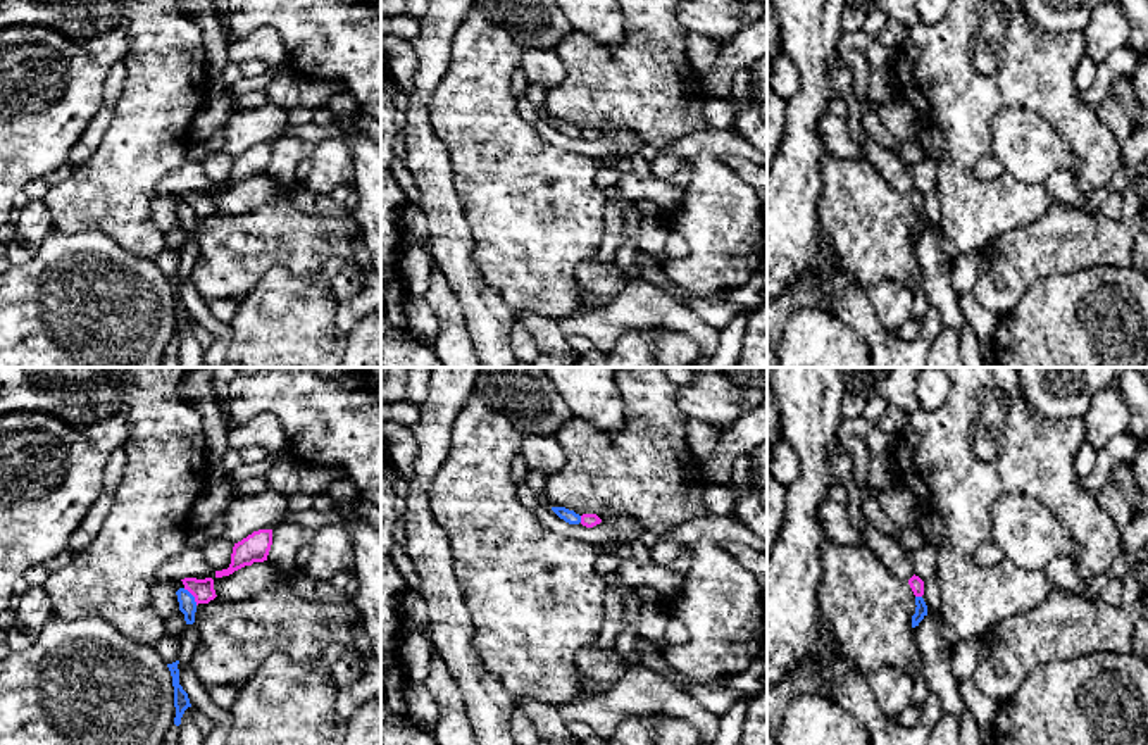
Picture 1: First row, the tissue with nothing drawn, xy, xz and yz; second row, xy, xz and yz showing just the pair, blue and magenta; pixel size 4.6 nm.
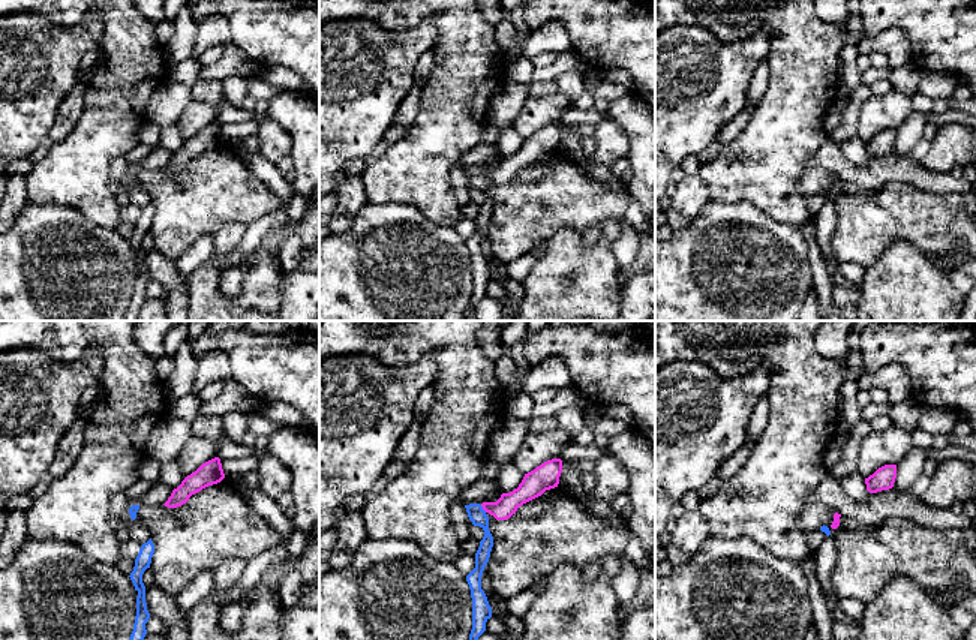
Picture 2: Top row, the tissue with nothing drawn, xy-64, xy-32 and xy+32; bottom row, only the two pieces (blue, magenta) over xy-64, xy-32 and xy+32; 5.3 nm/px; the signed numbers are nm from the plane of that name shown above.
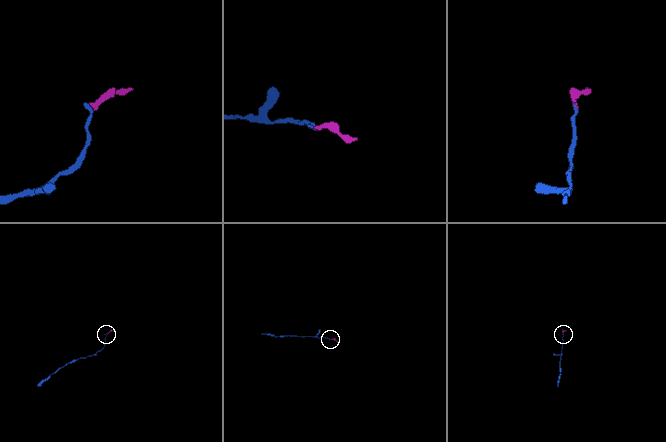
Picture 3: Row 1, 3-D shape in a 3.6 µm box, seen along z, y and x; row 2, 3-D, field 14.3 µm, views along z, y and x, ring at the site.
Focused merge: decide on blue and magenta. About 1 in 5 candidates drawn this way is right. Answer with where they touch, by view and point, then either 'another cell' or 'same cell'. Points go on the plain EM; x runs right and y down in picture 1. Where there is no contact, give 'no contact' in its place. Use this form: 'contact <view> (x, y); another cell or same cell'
contact xy (192, 209); same cell

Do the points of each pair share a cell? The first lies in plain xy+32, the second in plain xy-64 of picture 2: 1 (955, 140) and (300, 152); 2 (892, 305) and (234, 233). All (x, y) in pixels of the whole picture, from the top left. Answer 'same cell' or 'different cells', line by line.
1: different cells
2: same cell

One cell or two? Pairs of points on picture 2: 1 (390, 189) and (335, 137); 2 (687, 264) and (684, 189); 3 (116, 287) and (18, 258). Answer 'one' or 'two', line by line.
1: two
2: two
3: one

